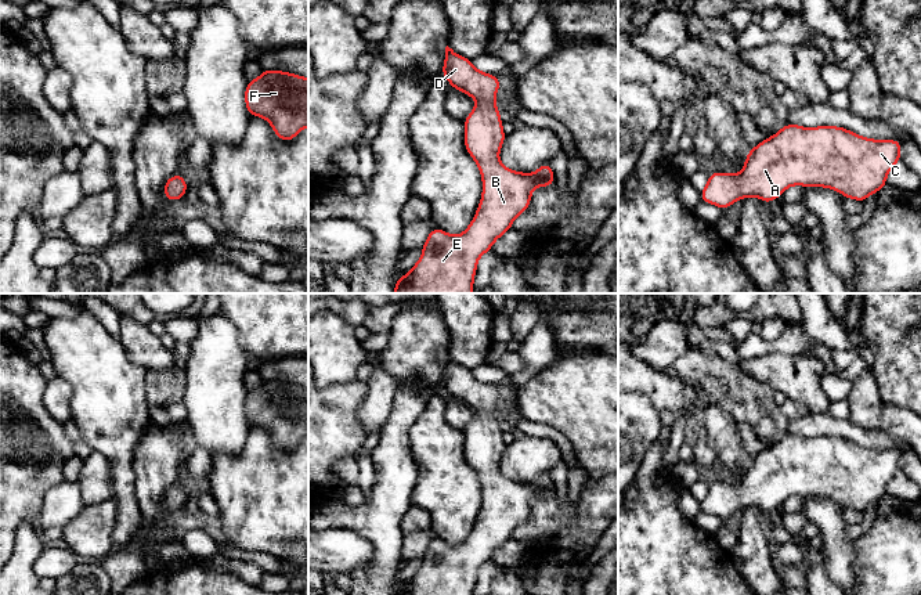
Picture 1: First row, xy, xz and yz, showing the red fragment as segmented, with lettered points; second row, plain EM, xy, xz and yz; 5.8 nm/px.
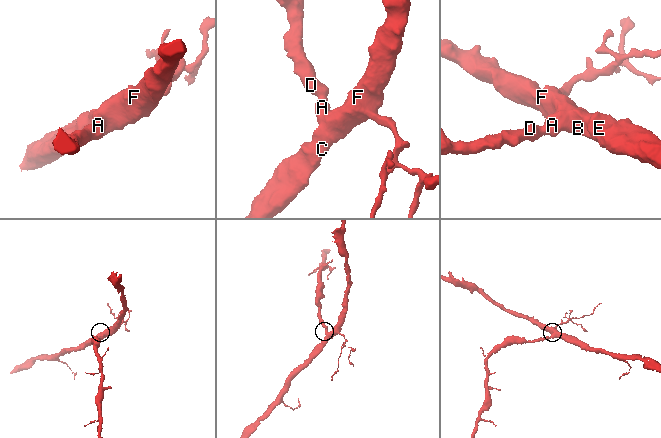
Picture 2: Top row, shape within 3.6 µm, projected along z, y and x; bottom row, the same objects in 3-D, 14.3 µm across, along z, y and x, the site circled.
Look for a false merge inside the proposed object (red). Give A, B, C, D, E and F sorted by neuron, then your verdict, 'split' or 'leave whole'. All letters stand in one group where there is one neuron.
A B C D E F; leave whole

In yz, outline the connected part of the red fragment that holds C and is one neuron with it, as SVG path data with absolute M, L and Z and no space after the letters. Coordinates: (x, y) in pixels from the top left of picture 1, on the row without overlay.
M788 433L748 461L738 484L725 482L708 484L700 511L716 515L725 522L738 509L755 506L770 513L791 495L815 495L838 501L846 509L866 512L871 504L888 495L888 483L902 470L902 454L899 450L862 447L839 436L802 437Z

